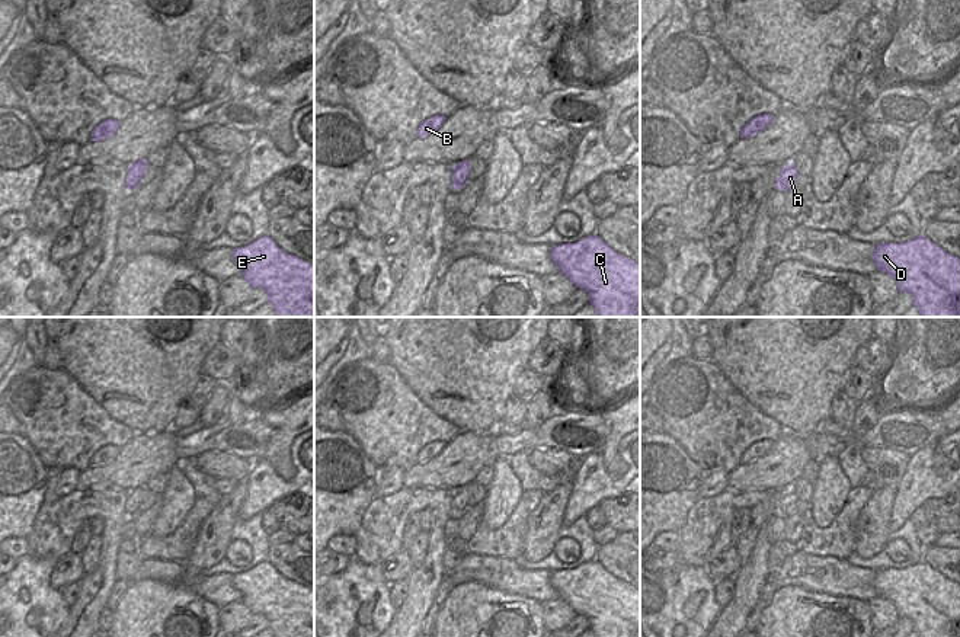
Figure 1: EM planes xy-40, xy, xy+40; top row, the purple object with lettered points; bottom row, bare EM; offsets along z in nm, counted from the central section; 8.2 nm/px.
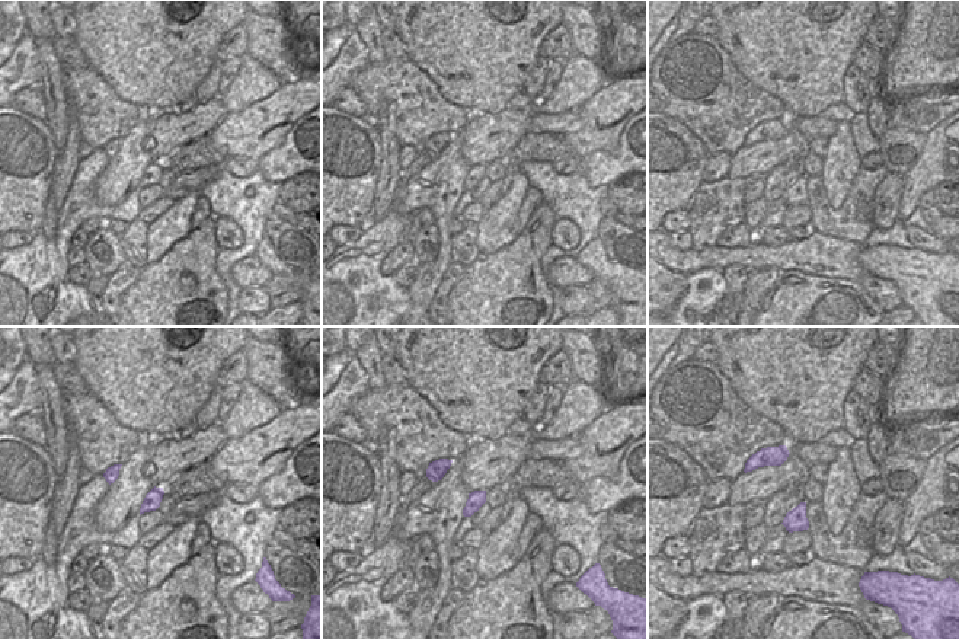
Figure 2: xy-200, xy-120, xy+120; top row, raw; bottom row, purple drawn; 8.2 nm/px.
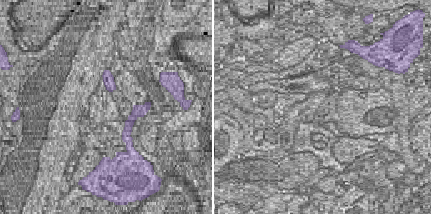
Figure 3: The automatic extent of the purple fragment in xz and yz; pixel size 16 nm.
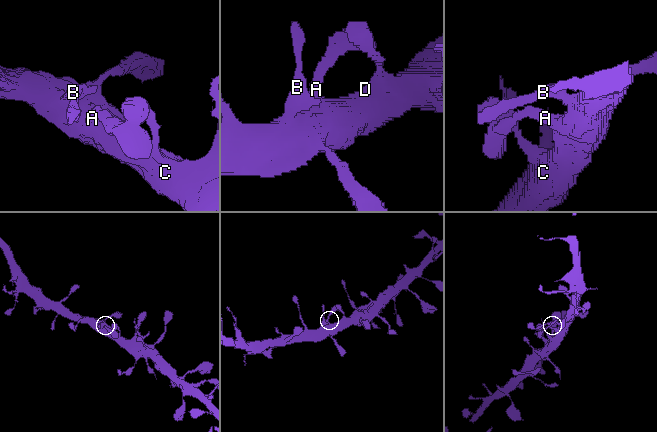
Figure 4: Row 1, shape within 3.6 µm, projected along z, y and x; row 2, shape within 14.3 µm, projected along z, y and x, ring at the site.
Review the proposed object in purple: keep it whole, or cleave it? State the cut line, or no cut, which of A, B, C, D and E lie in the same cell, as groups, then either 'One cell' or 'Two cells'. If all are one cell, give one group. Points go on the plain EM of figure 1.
No split. Groups: A B C D E. One cell.

